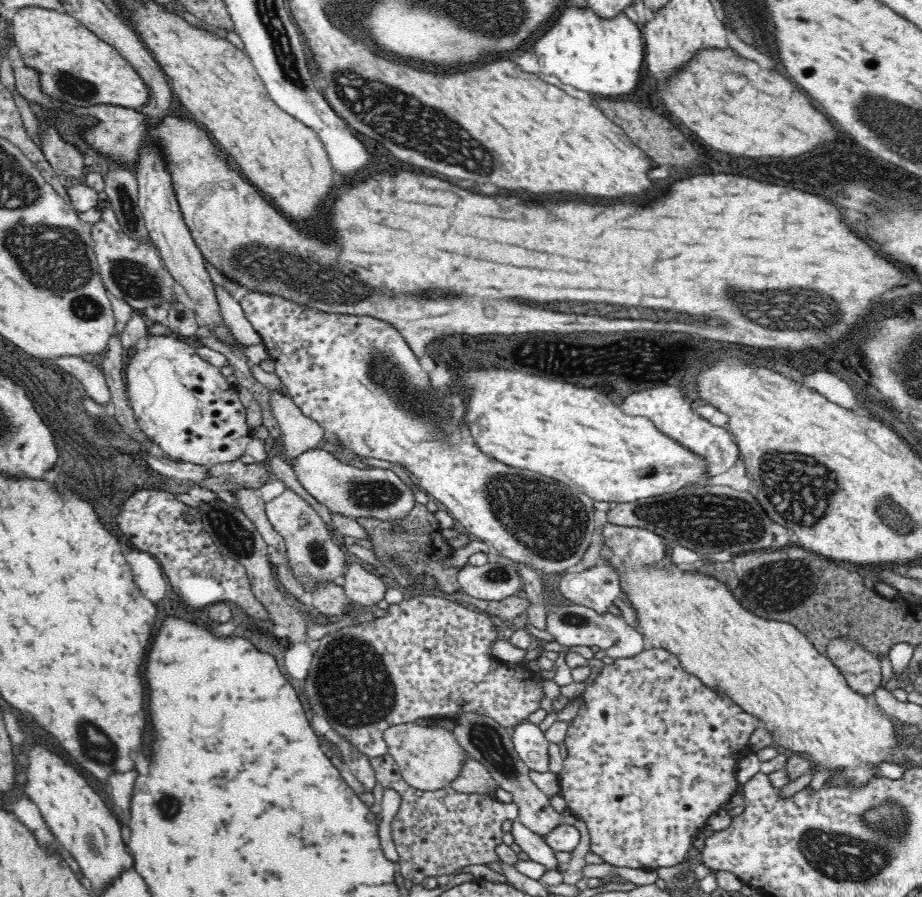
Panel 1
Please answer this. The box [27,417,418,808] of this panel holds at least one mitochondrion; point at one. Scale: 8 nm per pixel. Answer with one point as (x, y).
(352, 684)

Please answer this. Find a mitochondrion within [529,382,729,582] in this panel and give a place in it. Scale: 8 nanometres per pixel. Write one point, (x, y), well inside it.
(647, 470)

